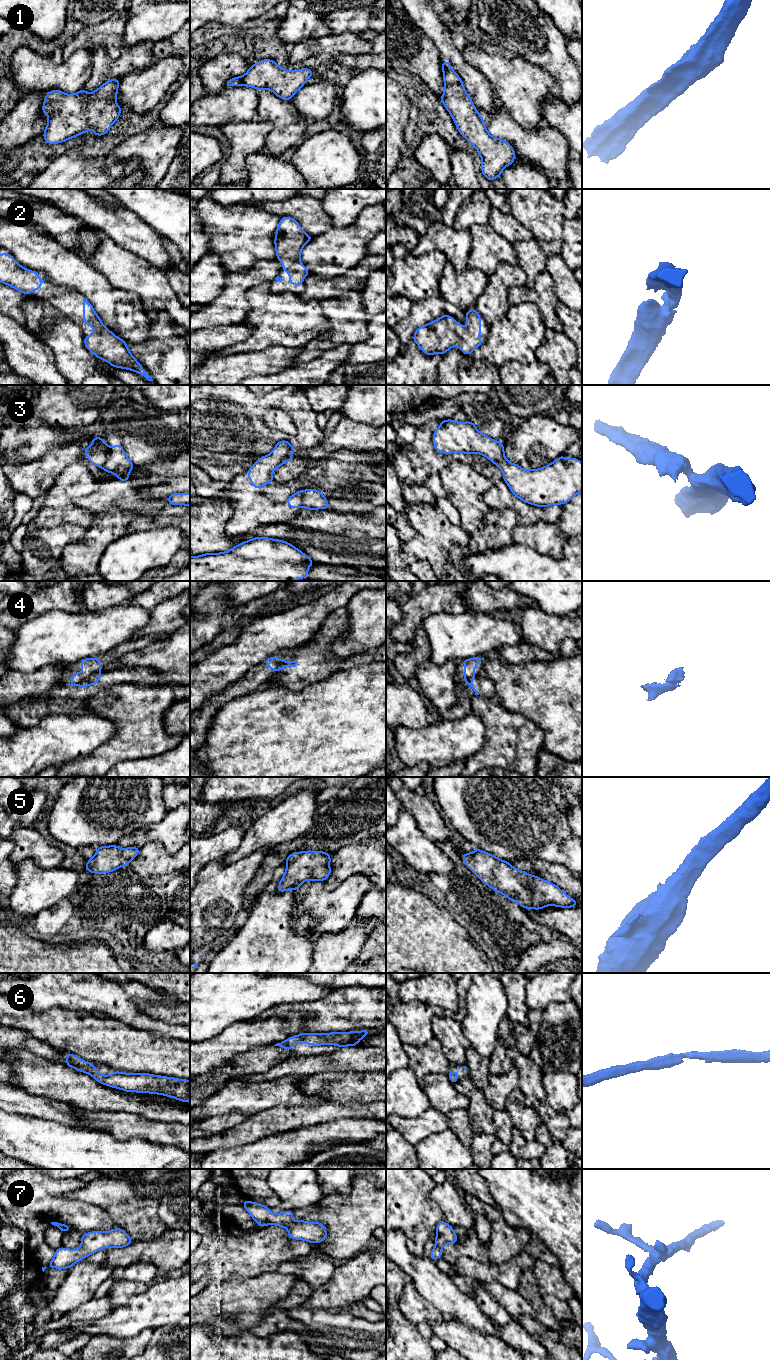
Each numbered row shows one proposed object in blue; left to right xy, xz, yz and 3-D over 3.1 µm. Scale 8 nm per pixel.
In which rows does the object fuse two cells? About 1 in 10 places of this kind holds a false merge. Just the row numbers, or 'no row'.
3, 4

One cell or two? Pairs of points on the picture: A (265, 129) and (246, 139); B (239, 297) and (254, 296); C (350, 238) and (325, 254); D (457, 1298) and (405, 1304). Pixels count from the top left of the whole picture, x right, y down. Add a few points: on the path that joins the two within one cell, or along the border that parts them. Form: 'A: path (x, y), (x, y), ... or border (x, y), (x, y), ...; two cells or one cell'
A: path (260, 129), (251, 135); one cell
B: border (265, 282), (247, 292), (250, 310), (243, 320); two cells
C: path (344, 243), (341, 243), (331, 253); one cell
D: border (412, 1283), (416, 1291), (441, 1314); two cells

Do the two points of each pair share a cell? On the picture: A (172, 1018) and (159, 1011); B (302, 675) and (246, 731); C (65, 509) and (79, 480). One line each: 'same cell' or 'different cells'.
A: same cell
B: different cells
C: same cell

